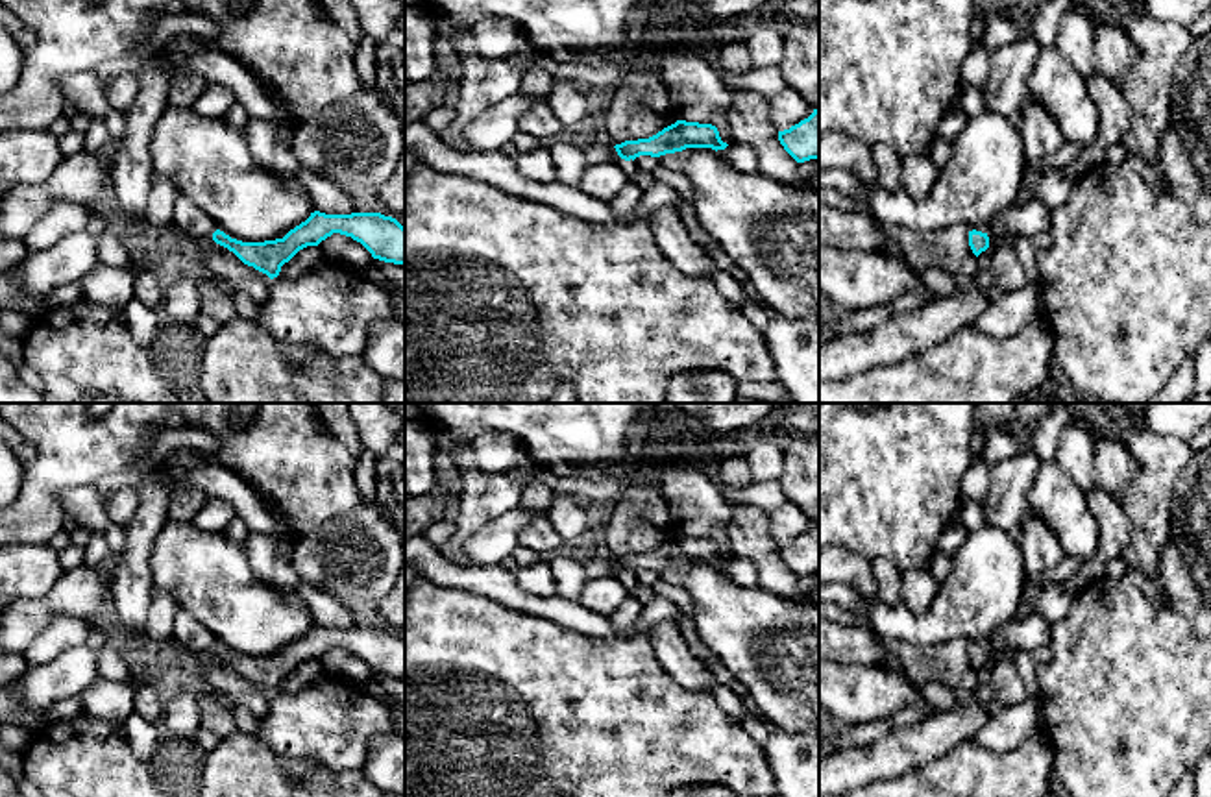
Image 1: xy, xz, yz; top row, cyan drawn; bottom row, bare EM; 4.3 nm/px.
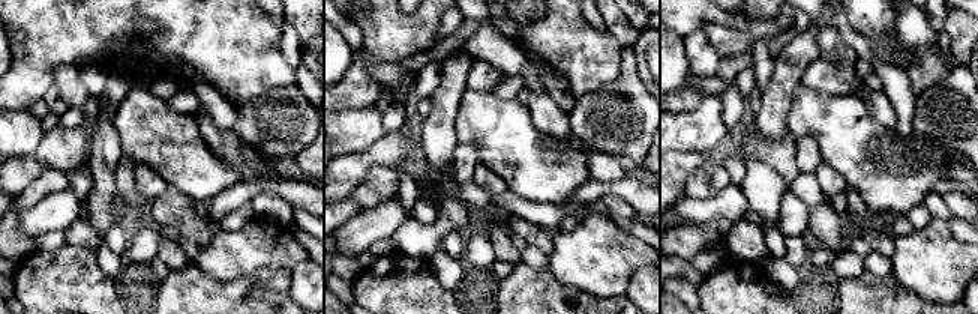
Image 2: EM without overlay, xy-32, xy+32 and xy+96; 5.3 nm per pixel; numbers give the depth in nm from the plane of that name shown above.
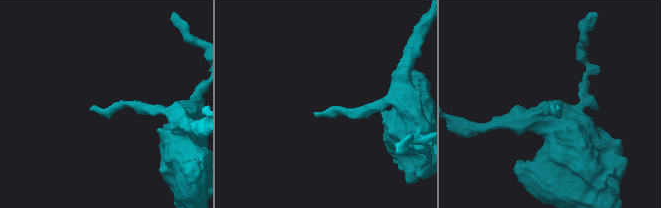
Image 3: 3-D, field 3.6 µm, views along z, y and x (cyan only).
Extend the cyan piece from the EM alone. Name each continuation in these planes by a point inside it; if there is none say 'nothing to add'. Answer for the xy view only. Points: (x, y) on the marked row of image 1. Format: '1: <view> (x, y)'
nothing to add

